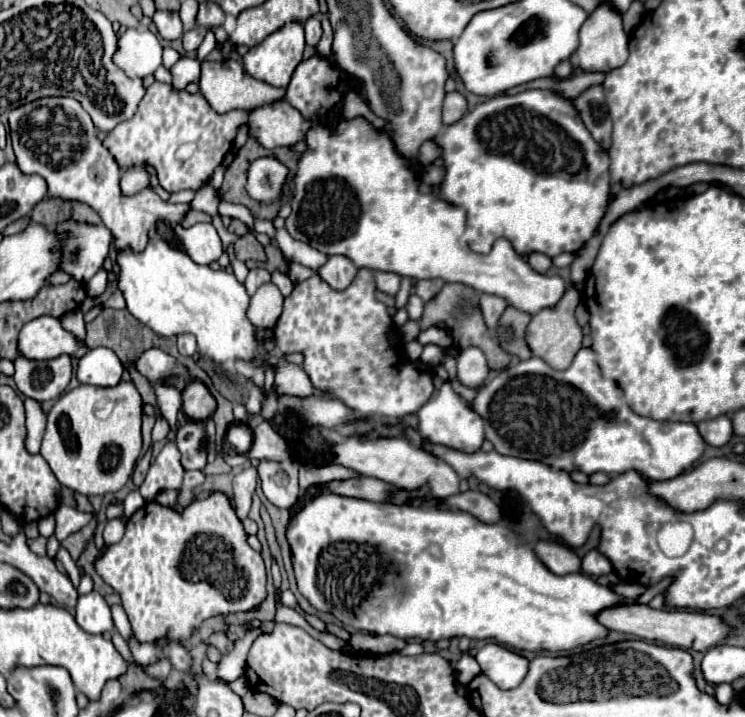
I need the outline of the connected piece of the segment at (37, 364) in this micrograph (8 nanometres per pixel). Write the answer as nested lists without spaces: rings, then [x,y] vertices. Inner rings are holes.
[[[68,355],[50,361],[32,361],[26,357],[14,359],[16,387],[36,401],[56,399],[64,393],[72,377],[72,359]]]

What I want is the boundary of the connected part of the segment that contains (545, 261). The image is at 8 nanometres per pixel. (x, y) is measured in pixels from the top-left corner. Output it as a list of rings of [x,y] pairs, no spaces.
[[[530,253],[528,255],[528,265],[538,271],[538,273],[546,273],[552,267],[552,259],[542,255],[542,253]]]

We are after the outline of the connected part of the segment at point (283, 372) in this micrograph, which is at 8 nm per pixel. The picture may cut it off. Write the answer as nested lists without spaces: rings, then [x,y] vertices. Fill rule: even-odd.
[[[280,357],[278,361],[280,361],[278,373],[276,373],[276,391],[278,391],[278,395],[282,395],[282,393],[284,395],[310,395],[310,393],[316,391],[308,383],[300,385],[302,381],[306,381],[306,373],[300,365],[288,363],[284,357]]]

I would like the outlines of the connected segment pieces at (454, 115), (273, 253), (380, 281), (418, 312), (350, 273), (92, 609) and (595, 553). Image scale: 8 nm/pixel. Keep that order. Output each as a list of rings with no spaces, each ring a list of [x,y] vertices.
[[[458,91],[446,93],[444,105],[442,105],[442,121],[444,121],[444,125],[456,123],[458,119],[462,119],[466,115],[466,111],[468,111],[468,107],[466,107],[464,95],[460,95]]]
[[[268,245],[266,247],[266,261],[260,263],[260,261],[248,261],[246,263],[248,269],[254,269],[254,267],[264,267],[268,271],[282,271],[282,273],[288,273],[288,261],[284,259],[282,251],[276,247],[276,245]]]
[[[376,271],[374,273],[376,287],[388,295],[396,295],[400,289],[400,275],[396,273],[386,273],[386,271]]]
[[[412,293],[412,295],[408,297],[406,311],[408,311],[408,317],[410,317],[410,319],[420,319],[420,317],[422,317],[422,311],[424,311],[424,301],[422,301],[416,293]]]
[[[332,255],[328,263],[318,271],[318,275],[332,289],[338,289],[338,291],[346,289],[356,277],[356,273],[358,273],[358,267],[352,261],[348,261],[348,257],[340,257],[340,255]]]
[[[96,591],[80,595],[76,605],[76,623],[92,635],[100,635],[106,631],[114,631],[114,621],[110,615],[110,607],[104,597]]]
[[[592,549],[582,559],[582,571],[588,573],[588,575],[594,575],[594,577],[600,577],[600,575],[612,573],[614,567],[598,549]]]

